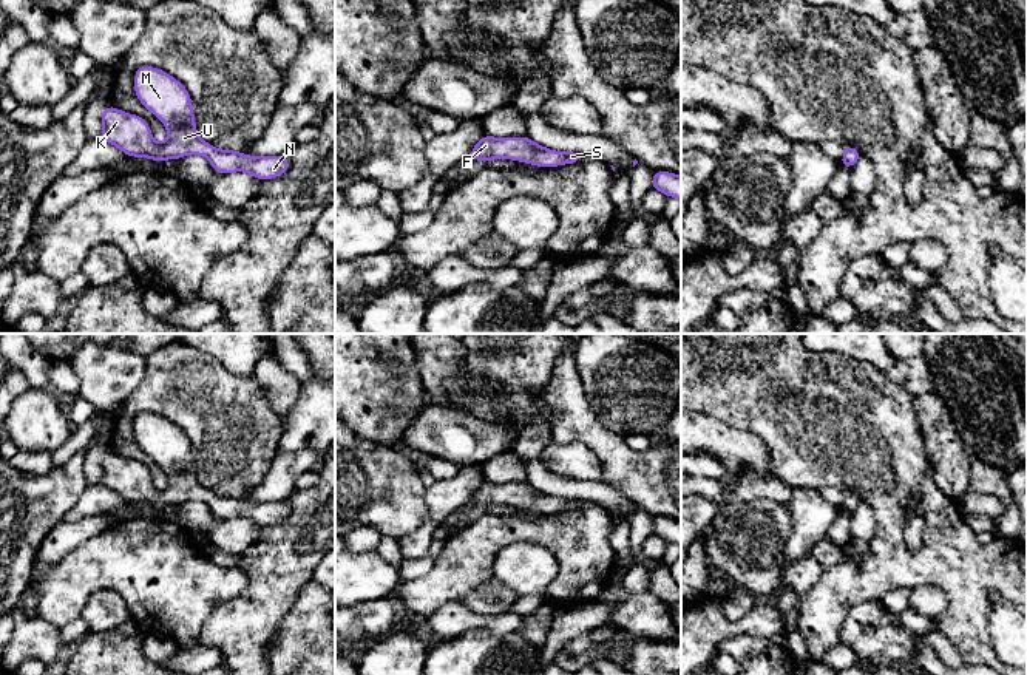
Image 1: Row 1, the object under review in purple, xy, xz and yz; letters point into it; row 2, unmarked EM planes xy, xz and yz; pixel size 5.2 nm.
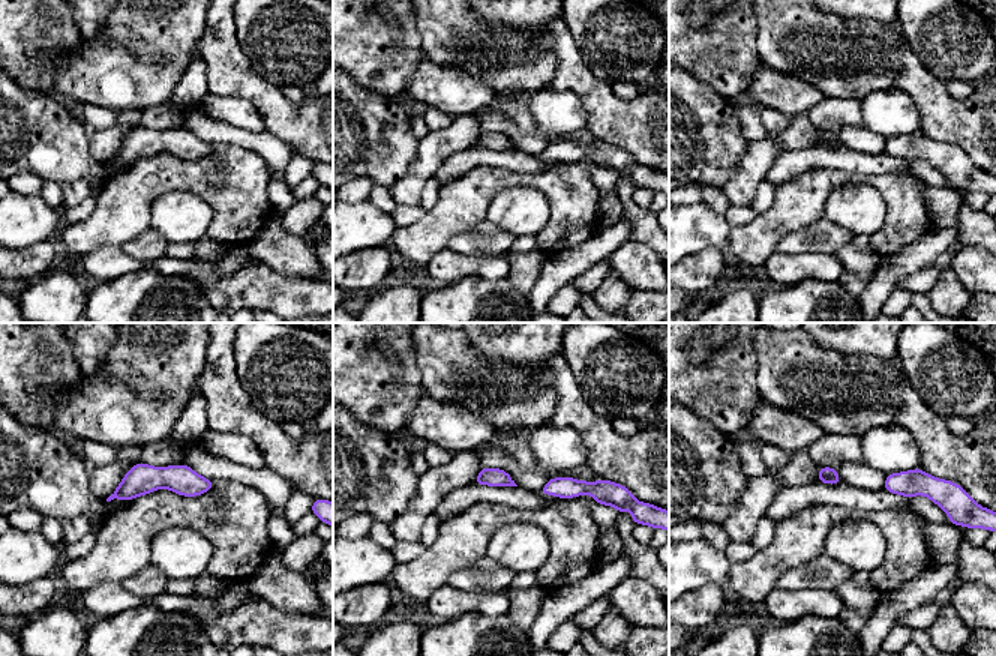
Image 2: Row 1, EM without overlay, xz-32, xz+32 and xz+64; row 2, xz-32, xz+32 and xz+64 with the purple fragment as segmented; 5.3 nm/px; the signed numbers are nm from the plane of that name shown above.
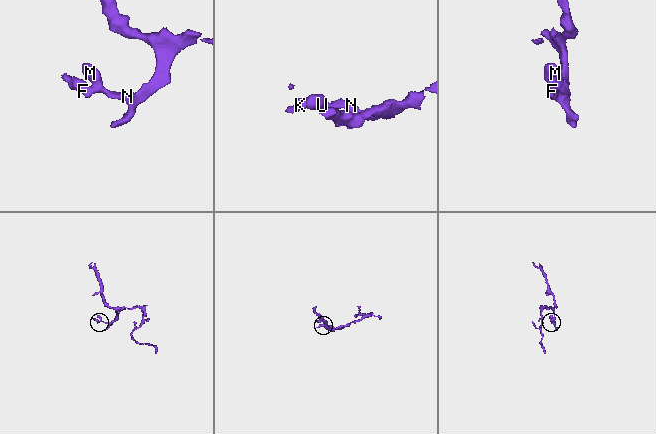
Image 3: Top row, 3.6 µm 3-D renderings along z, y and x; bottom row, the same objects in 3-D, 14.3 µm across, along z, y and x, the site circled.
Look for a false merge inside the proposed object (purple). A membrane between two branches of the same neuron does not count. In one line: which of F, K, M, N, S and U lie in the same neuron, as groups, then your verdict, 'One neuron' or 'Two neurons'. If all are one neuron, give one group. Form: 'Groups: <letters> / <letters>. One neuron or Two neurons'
Groups: F K M N S U. One neuron

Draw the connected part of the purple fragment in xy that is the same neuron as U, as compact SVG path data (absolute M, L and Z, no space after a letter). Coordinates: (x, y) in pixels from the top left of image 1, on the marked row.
M144 65L134 73L134 93L168 130L164 144L153 139L150 125L136 114L110 105L100 120L100 139L127 156L150 158L156 162L188 154L205 156L216 173L246 171L266 181L281 176L289 168L287 156L249 156L233 150L219 150L202 141L196 131L192 97L187 88L162 70Z

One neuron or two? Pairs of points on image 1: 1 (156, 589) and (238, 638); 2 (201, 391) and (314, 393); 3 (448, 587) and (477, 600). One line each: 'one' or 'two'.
1: two
2: two
3: two

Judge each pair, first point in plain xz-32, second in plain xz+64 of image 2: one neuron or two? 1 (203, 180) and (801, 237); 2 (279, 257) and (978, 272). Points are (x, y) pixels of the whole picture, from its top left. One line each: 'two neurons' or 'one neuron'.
1: two neurons
2: one neuron

